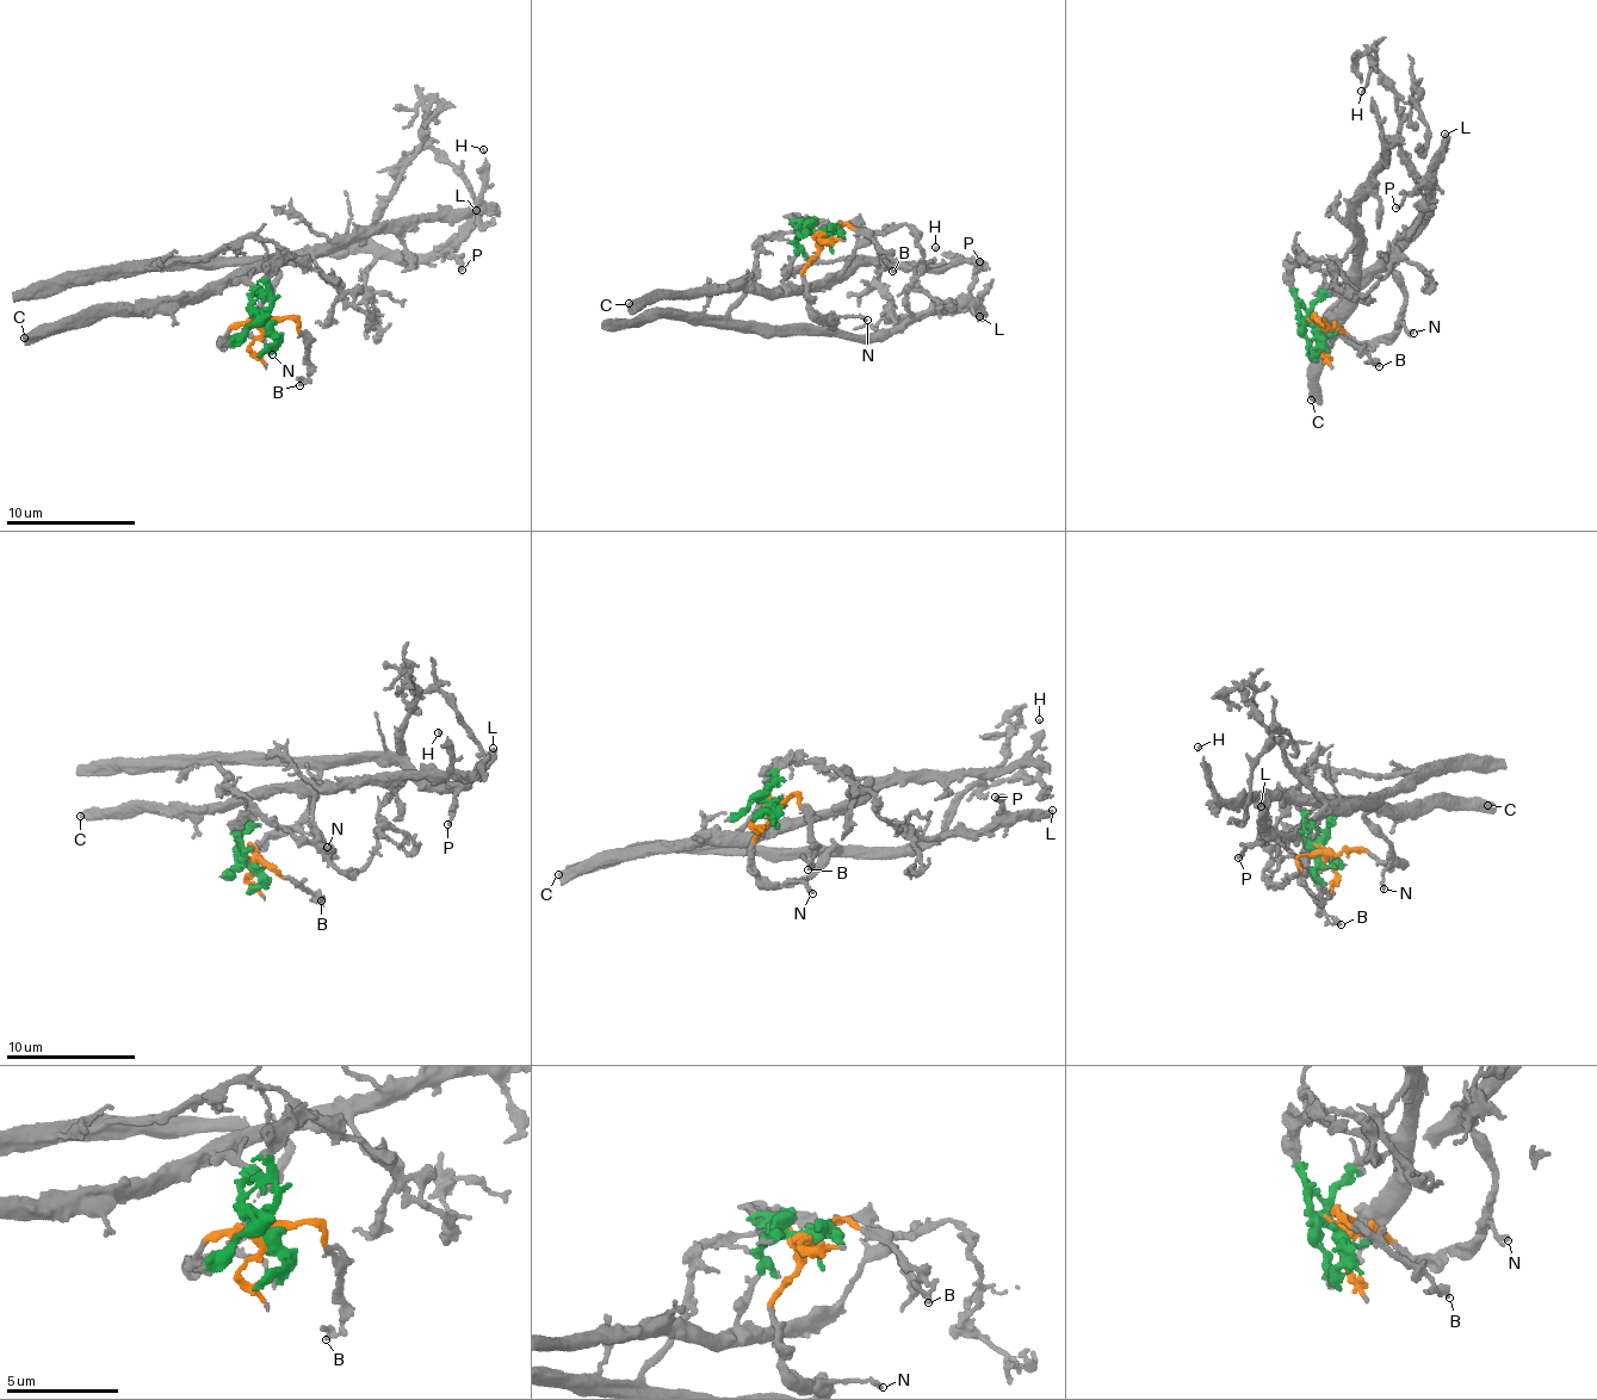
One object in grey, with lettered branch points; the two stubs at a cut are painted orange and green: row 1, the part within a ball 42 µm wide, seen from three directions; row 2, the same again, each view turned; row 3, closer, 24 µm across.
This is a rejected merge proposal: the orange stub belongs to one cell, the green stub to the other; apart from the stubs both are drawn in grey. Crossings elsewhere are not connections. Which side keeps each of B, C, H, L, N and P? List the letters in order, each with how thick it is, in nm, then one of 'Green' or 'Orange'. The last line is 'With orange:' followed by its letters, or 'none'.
B: Thickness 150 nm. Orange
C: Thickness 600 nm. Green
H: Thickness 100 nm. Green
L: Thickness 460 nm. Orange
N: Thickness 170 nm. Orange
P: Thickness 200 nm. Orange
With orange: B, L, N, P

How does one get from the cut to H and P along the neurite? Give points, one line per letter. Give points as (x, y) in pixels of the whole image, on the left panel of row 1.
H: (262, 323), (236, 277), (327, 252), (344, 239), (406, 234), (420, 221), (453, 218), (482, 191), (483, 149)
P: (262, 323), (228, 332), (220, 344), (252, 316), (282, 266), (308, 253), (451, 249), (460, 270)

